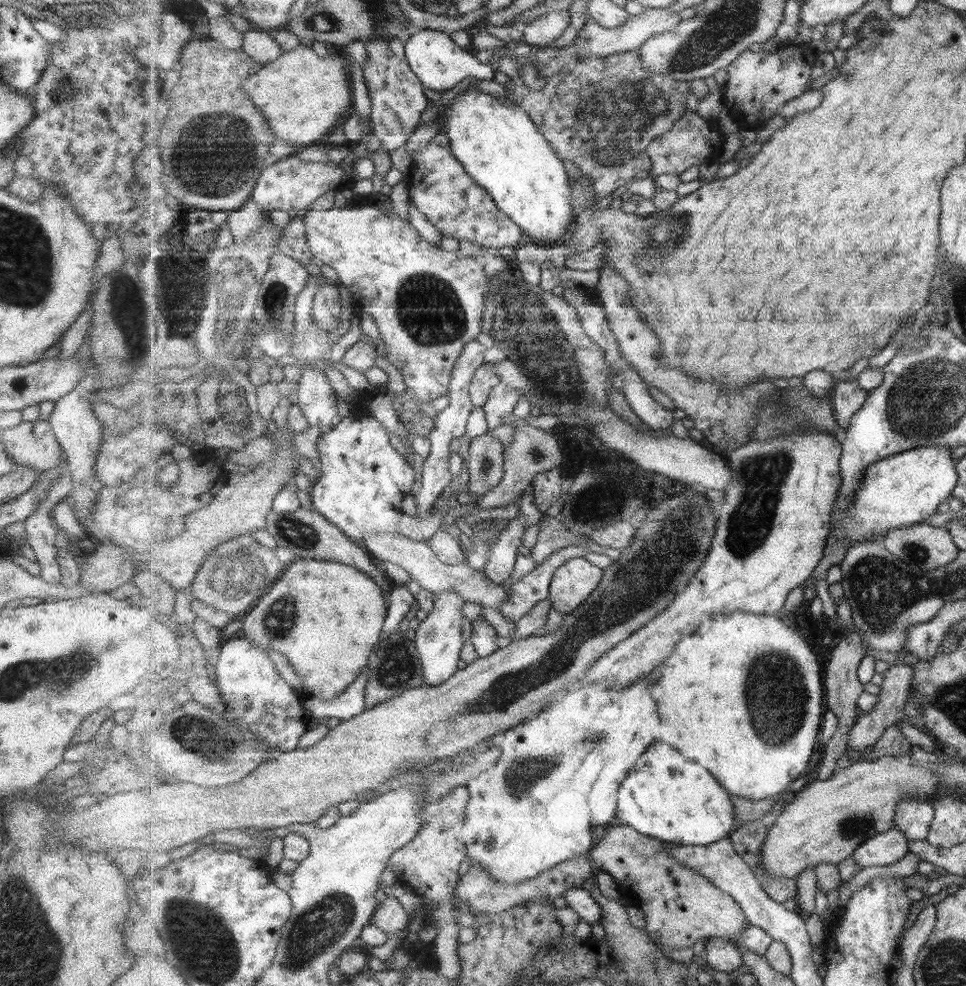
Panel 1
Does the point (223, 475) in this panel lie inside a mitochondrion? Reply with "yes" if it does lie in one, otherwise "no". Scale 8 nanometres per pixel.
no

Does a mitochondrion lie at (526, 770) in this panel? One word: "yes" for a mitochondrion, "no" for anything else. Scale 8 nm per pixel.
yes

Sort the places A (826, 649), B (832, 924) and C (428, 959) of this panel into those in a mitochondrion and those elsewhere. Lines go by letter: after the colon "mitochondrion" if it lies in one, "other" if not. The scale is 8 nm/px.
A: mitochondrion
B: other
C: other

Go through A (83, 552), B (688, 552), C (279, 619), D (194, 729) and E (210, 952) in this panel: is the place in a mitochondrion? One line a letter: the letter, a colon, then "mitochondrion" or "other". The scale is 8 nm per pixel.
A: other
B: other
C: mitochondrion
D: mitochondrion
E: mitochondrion

